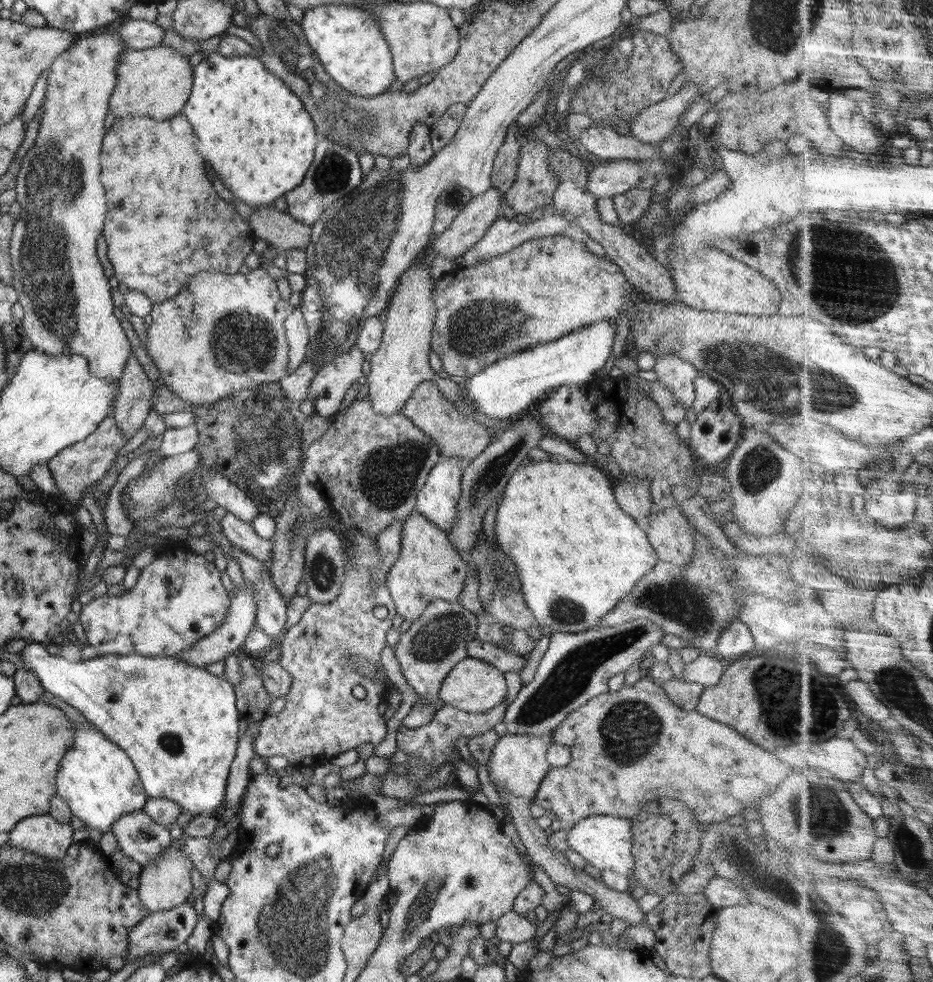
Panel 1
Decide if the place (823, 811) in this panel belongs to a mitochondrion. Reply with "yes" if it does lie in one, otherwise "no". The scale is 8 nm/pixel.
yes

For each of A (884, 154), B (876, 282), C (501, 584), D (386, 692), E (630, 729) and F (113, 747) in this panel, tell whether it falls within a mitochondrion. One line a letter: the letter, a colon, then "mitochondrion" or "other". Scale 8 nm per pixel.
A: other
B: mitochondrion
C: mitochondrion
D: other
E: mitochondrion
F: other

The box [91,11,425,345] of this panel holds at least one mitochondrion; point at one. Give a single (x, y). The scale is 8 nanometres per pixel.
(346, 123)

